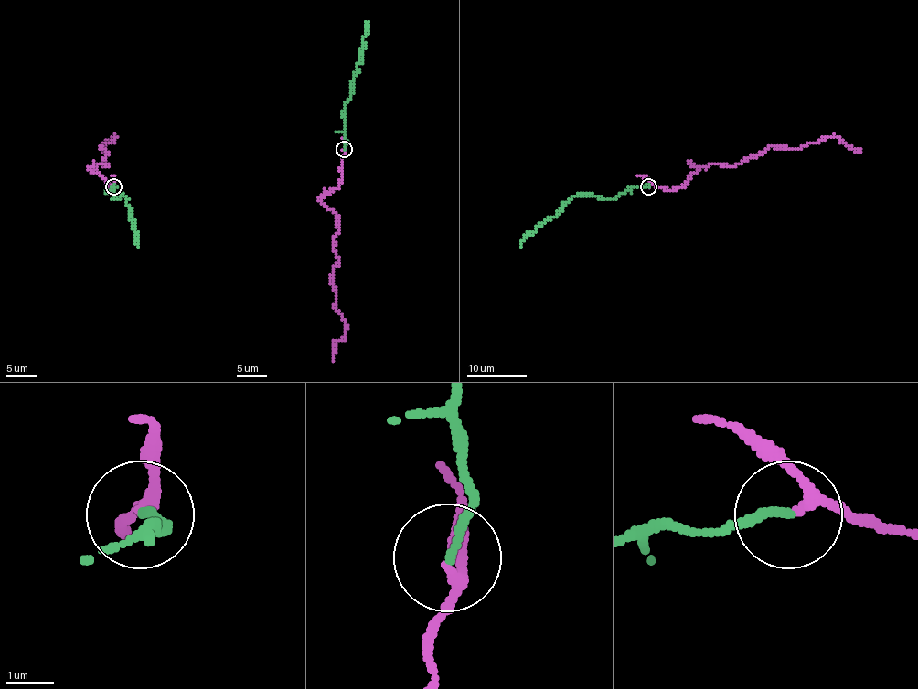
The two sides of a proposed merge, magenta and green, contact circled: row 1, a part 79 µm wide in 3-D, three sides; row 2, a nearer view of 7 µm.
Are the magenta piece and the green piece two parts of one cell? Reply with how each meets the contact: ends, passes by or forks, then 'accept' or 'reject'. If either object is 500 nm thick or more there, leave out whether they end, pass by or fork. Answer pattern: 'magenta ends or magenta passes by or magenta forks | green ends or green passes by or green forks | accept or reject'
magenta passes by | green ends | accept

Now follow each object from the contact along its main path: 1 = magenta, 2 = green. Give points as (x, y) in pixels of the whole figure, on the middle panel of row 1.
1: (344, 151), (341, 183), (322, 201), (338, 229), (330, 282), (346, 329), (332, 360)
2: (344, 149), (346, 101), (351, 95), (354, 73), (360, 62), (360, 50), (365, 47), (363, 37), (369, 21)

